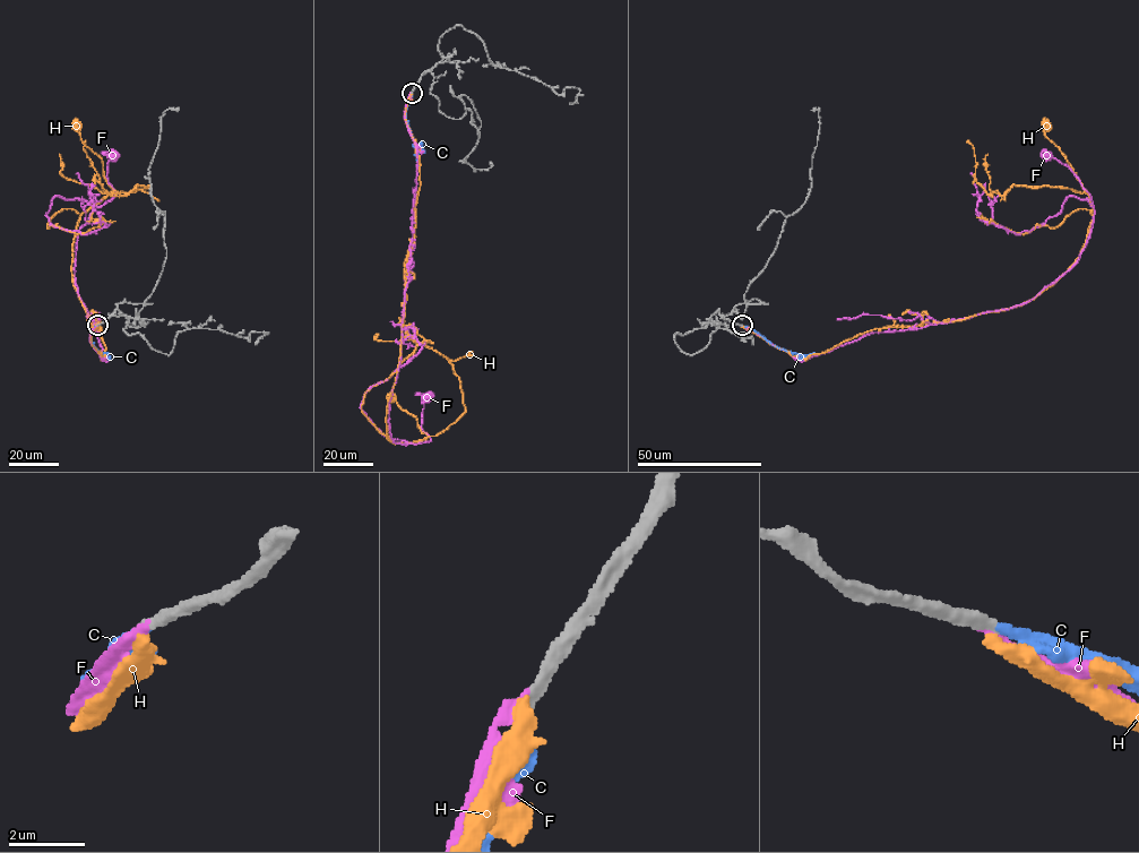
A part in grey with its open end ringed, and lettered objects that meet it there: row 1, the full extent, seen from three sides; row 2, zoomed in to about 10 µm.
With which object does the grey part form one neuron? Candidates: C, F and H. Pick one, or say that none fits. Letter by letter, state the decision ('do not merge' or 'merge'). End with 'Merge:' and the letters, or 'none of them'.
C: merge
F: do not merge
H: do not merge
Merge: C

